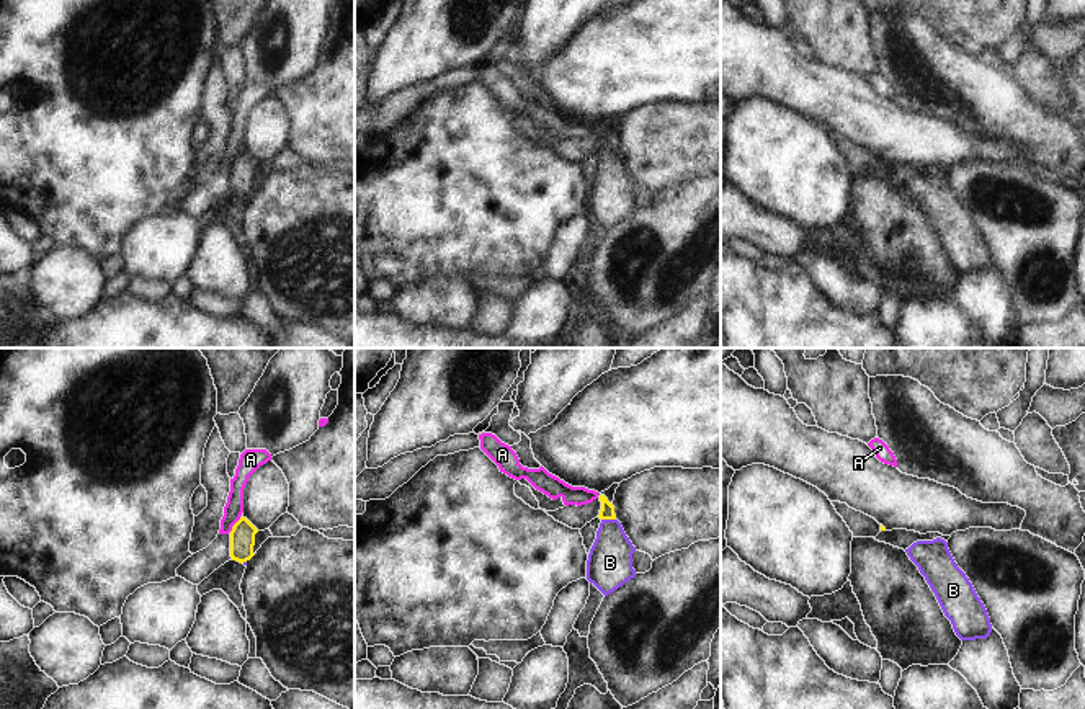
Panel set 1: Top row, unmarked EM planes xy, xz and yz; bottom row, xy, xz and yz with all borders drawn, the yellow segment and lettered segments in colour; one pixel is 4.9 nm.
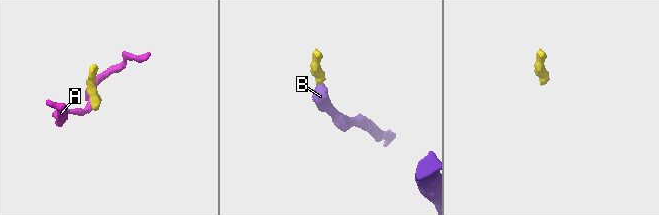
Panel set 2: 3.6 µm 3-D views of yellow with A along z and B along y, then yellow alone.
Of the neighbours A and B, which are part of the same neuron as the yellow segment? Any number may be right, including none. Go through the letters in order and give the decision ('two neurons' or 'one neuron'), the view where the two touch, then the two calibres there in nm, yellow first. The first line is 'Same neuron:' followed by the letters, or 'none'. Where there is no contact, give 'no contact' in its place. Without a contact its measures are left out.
Same neuron: B
A: two neurons | xy | 130/90 nm
B: one neuron | xz | 70/220 nm

